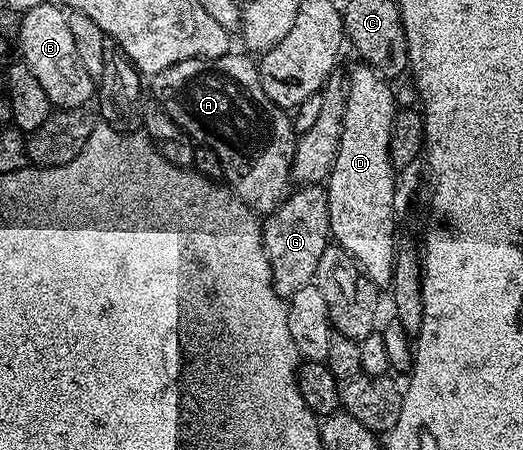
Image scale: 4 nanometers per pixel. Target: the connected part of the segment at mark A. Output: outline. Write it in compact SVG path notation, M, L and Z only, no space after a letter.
M229 52L223 54L221 58L191 58L190 60L182 60L178 64L174 64L170 68L166 68L162 72L151 75L150 82L152 82L152 90L150 86L150 94L152 94L157 103L163 106L164 113L168 117L174 120L174 124L178 124L180 129L192 139L193 143L196 144L207 144L212 147L214 152L218 156L218 160L221 161L221 166L224 169L223 181L233 190L234 193L240 199L242 199L245 204L247 204L252 210L255 210L257 215L267 216L272 213L272 211L277 210L288 197L290 193L290 187L293 185L294 179L292 176L292 161L294 160L294 154L296 152L296 139L298 137L298 130L292 127L292 122L290 119L289 111L284 110L280 106L275 106L270 100L270 96L266 96L266 88L262 88L262 80L260 79L260 68L259 65L247 53L239 52L240 54L235 54L235 52Z

